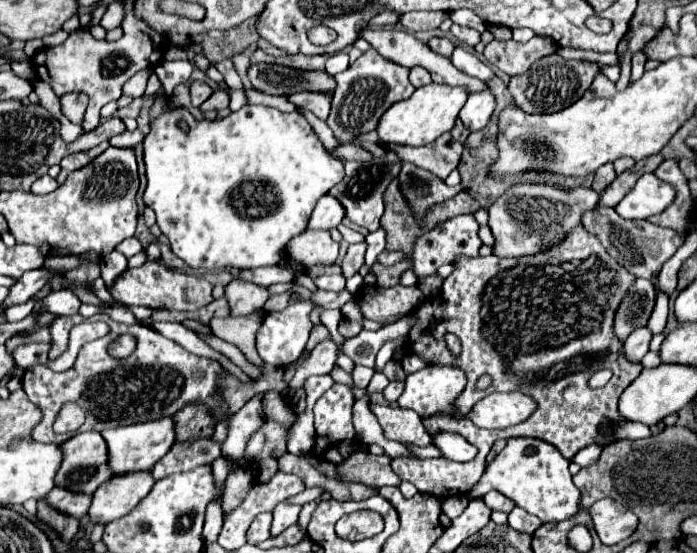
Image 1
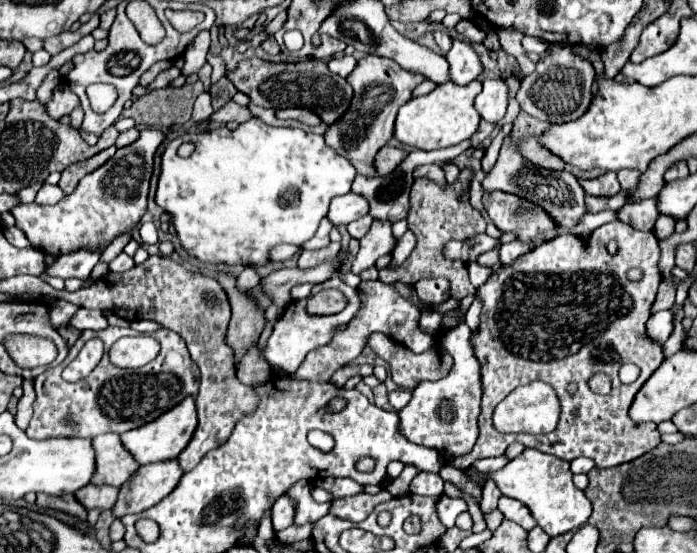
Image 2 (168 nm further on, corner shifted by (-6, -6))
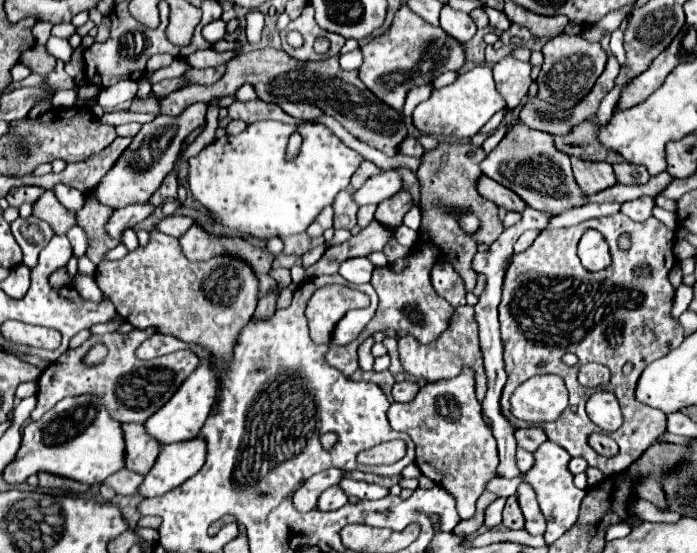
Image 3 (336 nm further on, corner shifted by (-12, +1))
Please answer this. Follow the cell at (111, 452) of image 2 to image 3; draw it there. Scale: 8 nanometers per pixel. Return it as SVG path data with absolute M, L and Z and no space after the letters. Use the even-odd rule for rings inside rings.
M124 423L124 441L128 447L126 467L134 469L140 475L146 475L156 463L162 445L146 433L144 423Z

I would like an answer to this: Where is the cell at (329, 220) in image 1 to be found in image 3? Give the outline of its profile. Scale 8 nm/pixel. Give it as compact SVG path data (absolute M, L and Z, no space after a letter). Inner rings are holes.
M386 169L378 175L372 175L358 191L356 191L356 203L358 205L368 205L374 203L378 205L380 201L392 197L402 189L402 177L396 169Z

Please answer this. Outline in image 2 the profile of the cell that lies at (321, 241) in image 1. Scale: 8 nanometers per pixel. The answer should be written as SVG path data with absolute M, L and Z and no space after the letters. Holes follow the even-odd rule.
M324 218L322 224L320 224L320 228L318 228L318 232L316 232L302 248L306 248L306 250L320 250L320 248L326 248L326 246L330 244L330 230L332 230L332 224Z

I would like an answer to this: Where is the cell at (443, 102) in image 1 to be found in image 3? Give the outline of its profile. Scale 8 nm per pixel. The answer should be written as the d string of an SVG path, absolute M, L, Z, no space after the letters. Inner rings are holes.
M478 65L458 75L458 79L452 85L434 89L430 99L426 99L414 109L412 121L422 133L444 135L444 137L454 137L462 141L476 135L490 121L490 117L504 107L506 107L506 101L496 91L492 69L488 65Z

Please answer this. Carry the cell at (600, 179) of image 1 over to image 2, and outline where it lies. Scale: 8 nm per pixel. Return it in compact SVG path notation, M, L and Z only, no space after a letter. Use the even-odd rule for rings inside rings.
M606 172L594 180L580 180L580 184L586 190L586 194L594 194L594 196L614 196L622 190L616 172Z

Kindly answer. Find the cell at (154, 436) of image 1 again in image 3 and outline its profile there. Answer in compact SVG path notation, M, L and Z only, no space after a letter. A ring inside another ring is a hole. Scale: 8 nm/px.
M200 361L200 365L192 371L192 375L188 377L188 381L184 381L180 385L180 389L172 395L172 401L168 401L168 405L164 405L160 411L156 411L148 421L146 421L146 429L152 437L156 437L162 445L168 443L178 443L178 441L188 441L200 435L200 429L214 405L216 399L216 377L214 371L210 367L210 363Z

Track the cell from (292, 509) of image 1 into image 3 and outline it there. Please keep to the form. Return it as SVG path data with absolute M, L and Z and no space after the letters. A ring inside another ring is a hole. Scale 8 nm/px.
M330 487L330 489L326 489L320 495L316 509L320 509L320 511L332 511L332 509L340 509L346 503L348 503L348 495L340 487Z

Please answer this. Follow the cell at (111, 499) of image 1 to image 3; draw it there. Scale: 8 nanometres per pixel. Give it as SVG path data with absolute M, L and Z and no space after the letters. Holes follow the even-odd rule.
M202 437L164 445L156 465L150 469L144 483L140 485L140 493L144 497L164 495L196 475L202 469L204 461L206 441Z

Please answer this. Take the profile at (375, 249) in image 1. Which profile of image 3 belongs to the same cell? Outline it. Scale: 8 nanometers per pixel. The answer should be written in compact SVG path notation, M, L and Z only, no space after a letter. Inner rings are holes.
M414 205L414 207L406 213L406 217L404 217L404 225L410 227L410 229L418 229L418 227L420 227L420 221L422 221L422 211L420 211L418 205Z

